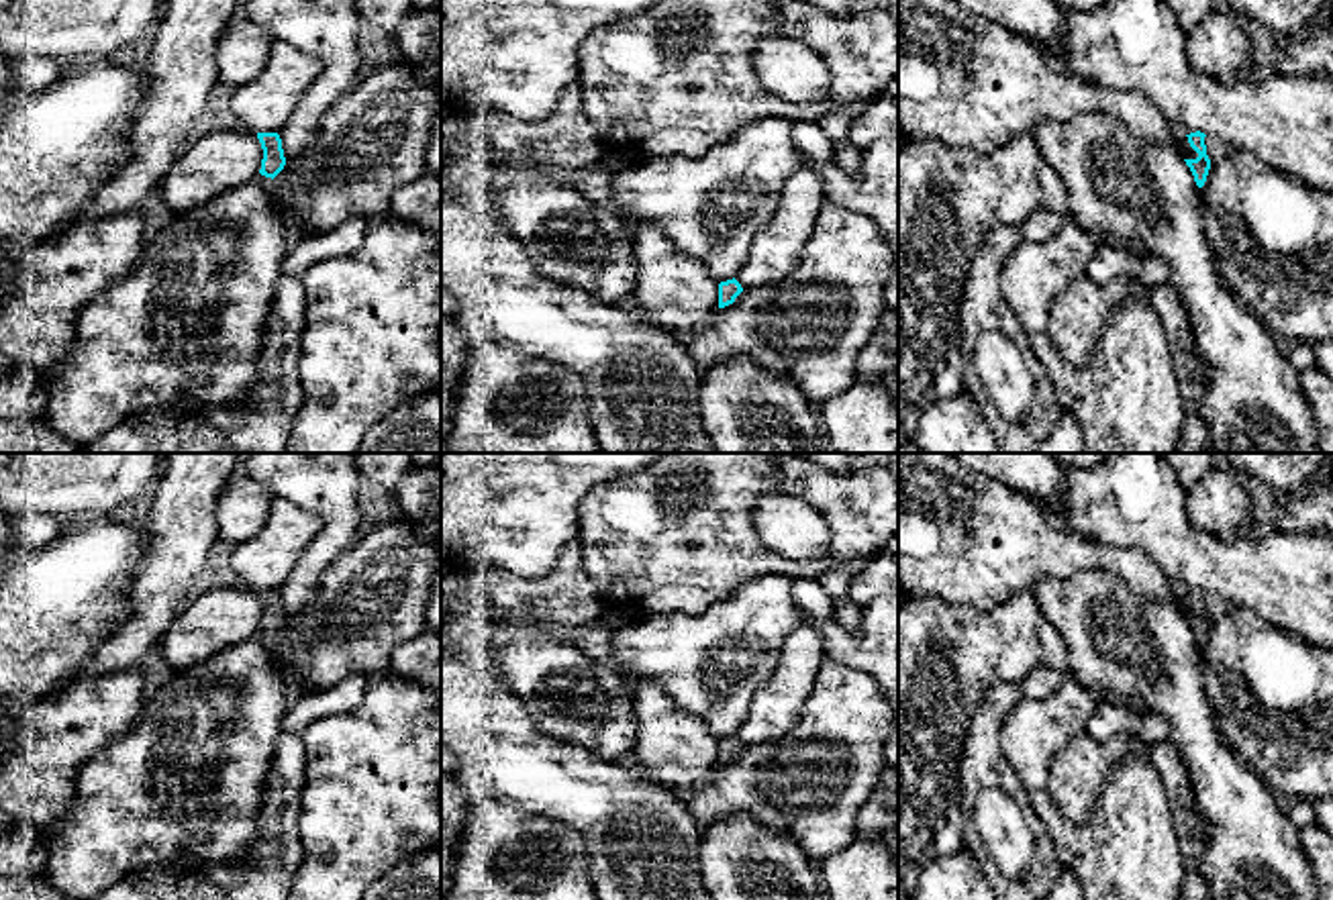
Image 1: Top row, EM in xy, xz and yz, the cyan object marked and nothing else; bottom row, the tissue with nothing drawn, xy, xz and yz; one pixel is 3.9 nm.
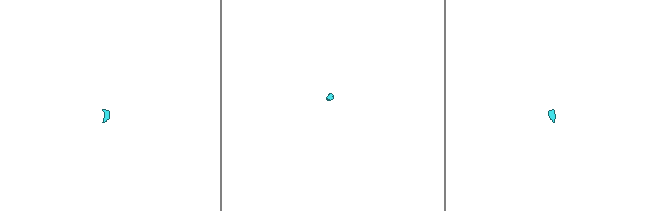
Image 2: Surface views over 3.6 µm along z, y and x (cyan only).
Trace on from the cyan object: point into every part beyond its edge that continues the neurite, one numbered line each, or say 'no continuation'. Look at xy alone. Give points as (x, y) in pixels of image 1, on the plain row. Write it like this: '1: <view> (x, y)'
1: xy (372, 598)

